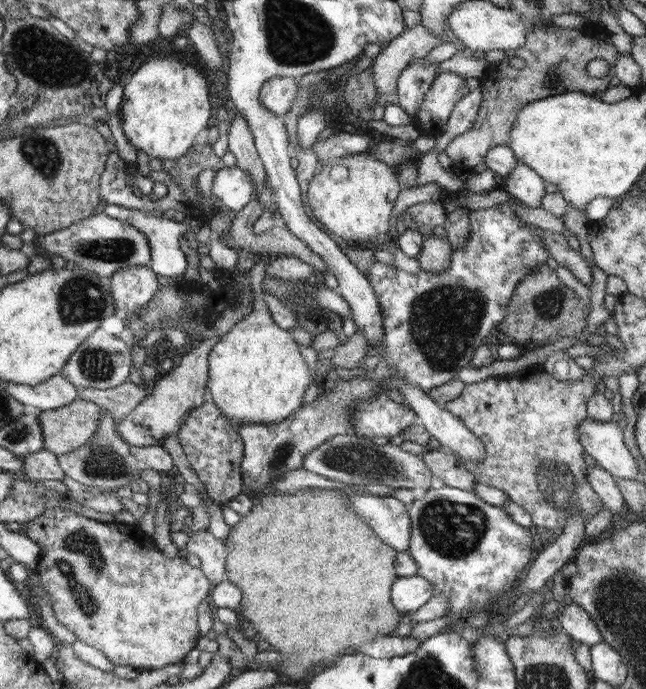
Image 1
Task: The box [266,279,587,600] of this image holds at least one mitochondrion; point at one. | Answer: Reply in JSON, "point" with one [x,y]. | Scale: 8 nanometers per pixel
{"point":[444,320]}

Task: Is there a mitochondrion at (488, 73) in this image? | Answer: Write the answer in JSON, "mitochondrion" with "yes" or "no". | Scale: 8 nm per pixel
{"mitochondrion":"no"}

